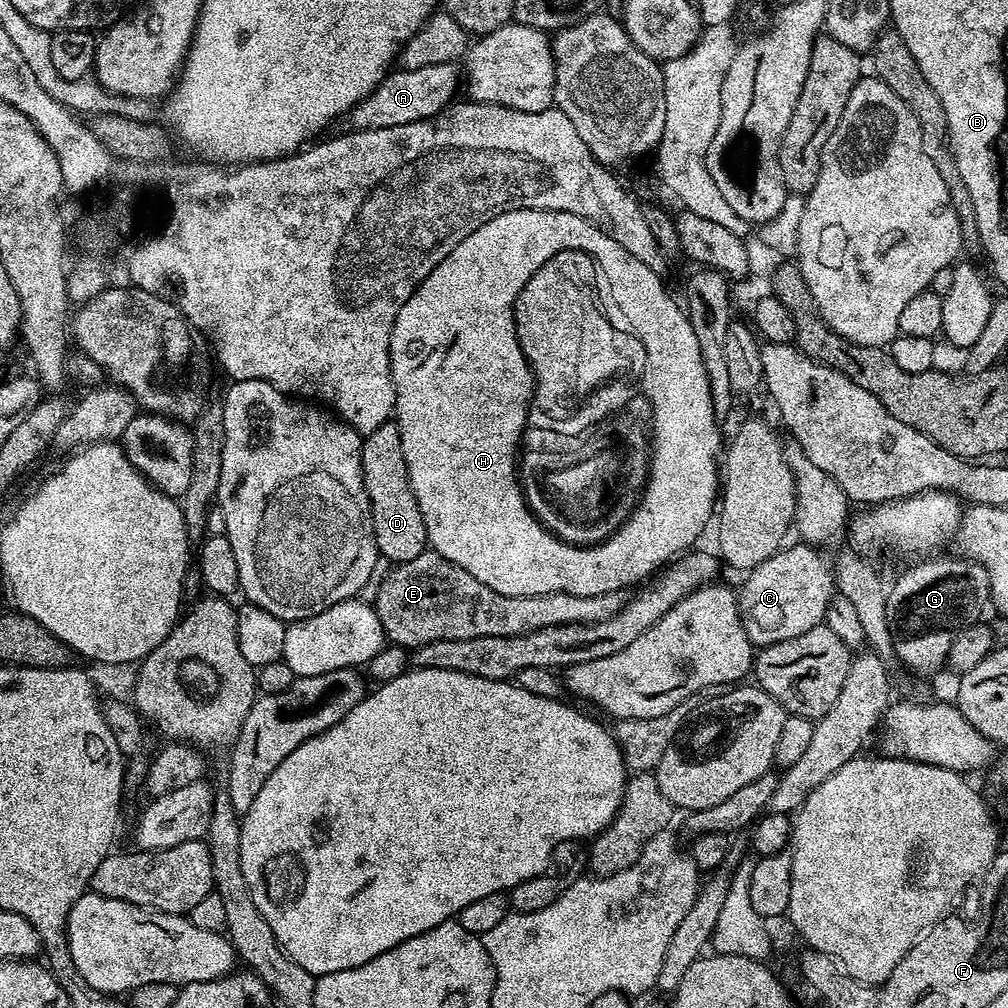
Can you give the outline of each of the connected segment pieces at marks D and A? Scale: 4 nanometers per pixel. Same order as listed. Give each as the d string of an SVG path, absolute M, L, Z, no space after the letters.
M389 422L378 426L360 445L360 461L364 475L364 493L368 495L368 509L372 512L372 529L376 539L376 550L393 565L410 562L410 558L418 558L429 547L426 522L422 518L422 510L418 510L418 502L414 498L414 490L410 486L410 478L406 470L406 458L402 458L402 438L398 426Z
M455 63L438 66L422 66L422 70L389 71L380 85L362 102L358 102L348 113L347 123L358 132L368 128L385 128L386 126L402 126L406 122L430 120L439 116L445 108L457 99L456 91L462 88L462 72L456 69Z

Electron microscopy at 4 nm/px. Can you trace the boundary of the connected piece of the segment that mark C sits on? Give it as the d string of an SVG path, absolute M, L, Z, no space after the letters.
M796 542L793 548L781 547L766 562L751 569L744 580L744 585L738 588L740 601L740 621L746 630L753 646L777 644L790 638L798 638L798 634L806 634L806 630L821 627L825 616L834 599L834 568L819 556L817 549L807 542Z

